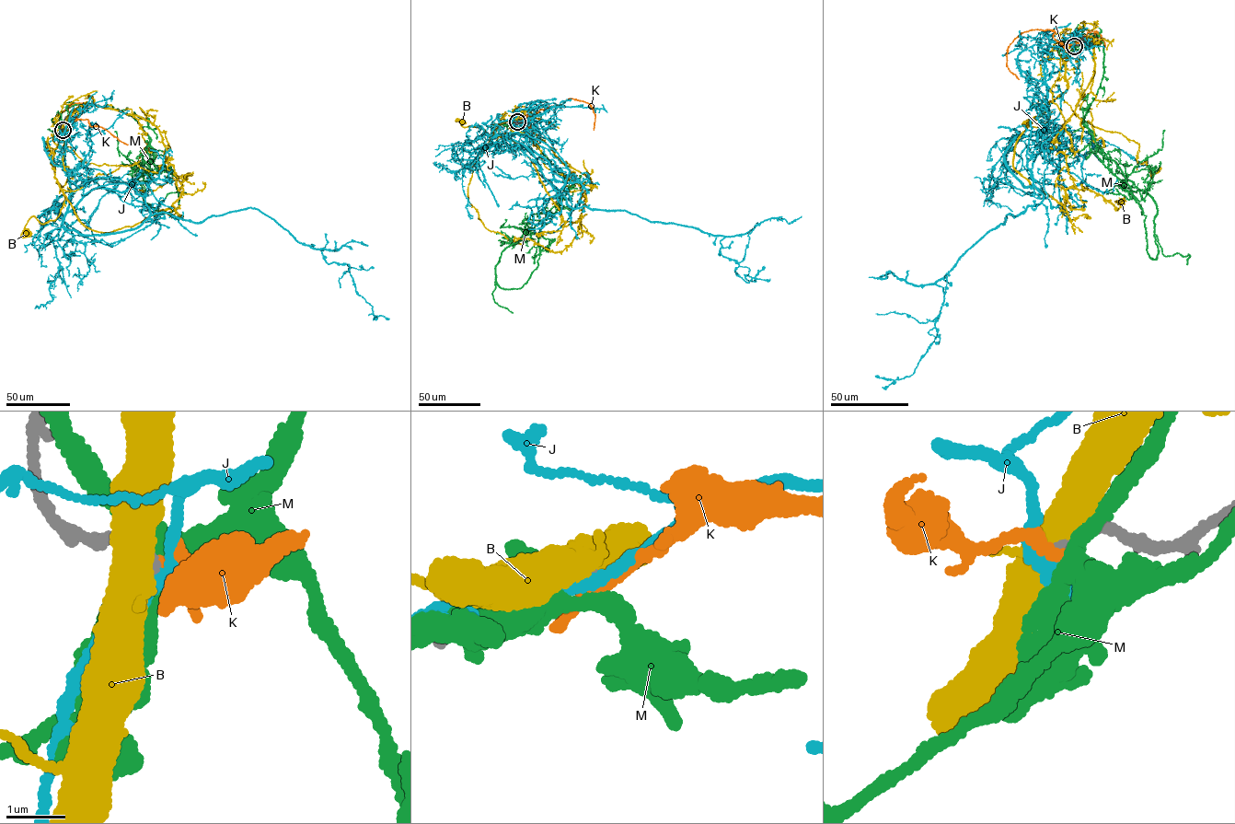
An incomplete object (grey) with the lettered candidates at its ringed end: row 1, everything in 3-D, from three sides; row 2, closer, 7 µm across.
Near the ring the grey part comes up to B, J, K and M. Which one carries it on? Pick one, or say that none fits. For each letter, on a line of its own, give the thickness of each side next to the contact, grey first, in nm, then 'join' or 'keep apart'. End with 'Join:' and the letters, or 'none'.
B: 200/440 nm | keep apart
J: 170/260 nm | keep apart
K: 180/200 nm | keep apart
M: 200/280 nm | keep apart
Join: none

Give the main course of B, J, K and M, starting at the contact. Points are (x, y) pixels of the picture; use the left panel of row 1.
B: (63, 130), (52, 163), (64, 202), (54, 220), (44, 224), (33, 216), (29, 218), (24, 227), (28, 234)
J: (63, 130), (84, 193), (123, 183), (150, 214), (198, 223), (259, 210), (350, 267), (388, 319)
K: (63, 130), (74, 123), (74, 127), (75, 120), (87, 119), (90, 126), (103, 128), (121, 141), (132, 145)
M: (63, 130), (61, 112), (74, 105), (132, 116), (150, 143), (144, 202), (158, 210), (167, 194), (186, 192)

